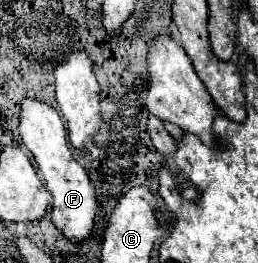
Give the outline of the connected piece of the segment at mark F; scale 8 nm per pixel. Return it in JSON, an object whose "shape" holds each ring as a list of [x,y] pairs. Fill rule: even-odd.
{"shape":[[[22,99],[20,113],[18,113],[18,131],[24,145],[34,155],[36,167],[42,173],[46,189],[52,193],[52,221],[56,229],[70,241],[82,243],[90,237],[94,227],[94,213],[96,213],[96,195],[94,187],[88,179],[84,167],[72,157],[72,151],[66,141],[66,129],[58,109],[42,99]]]}

